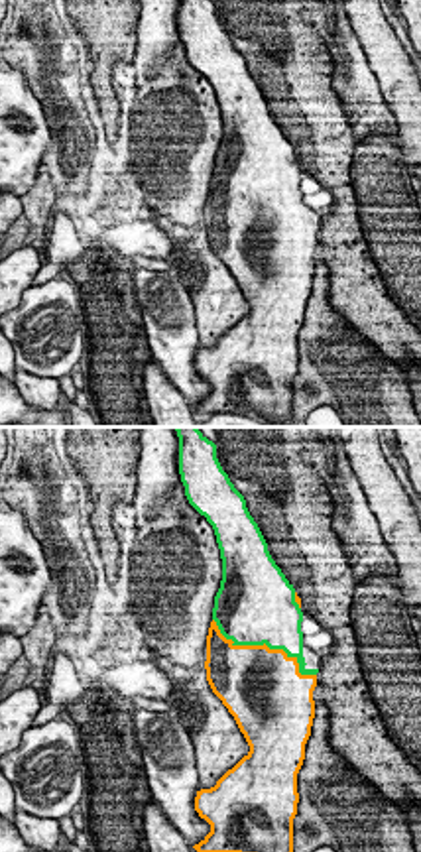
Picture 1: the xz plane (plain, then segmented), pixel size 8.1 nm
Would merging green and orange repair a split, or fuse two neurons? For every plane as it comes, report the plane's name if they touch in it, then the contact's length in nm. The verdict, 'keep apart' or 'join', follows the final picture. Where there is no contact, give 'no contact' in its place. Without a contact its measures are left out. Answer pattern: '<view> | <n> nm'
xz | 950 nm

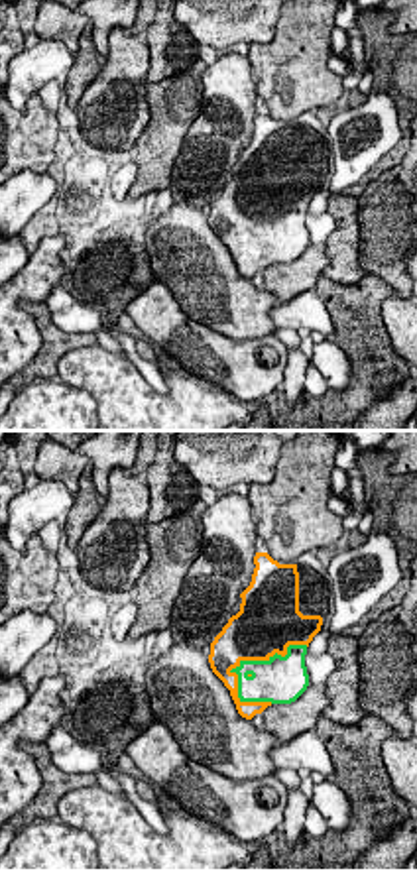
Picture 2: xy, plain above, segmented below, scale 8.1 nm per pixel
xy | 750 nm

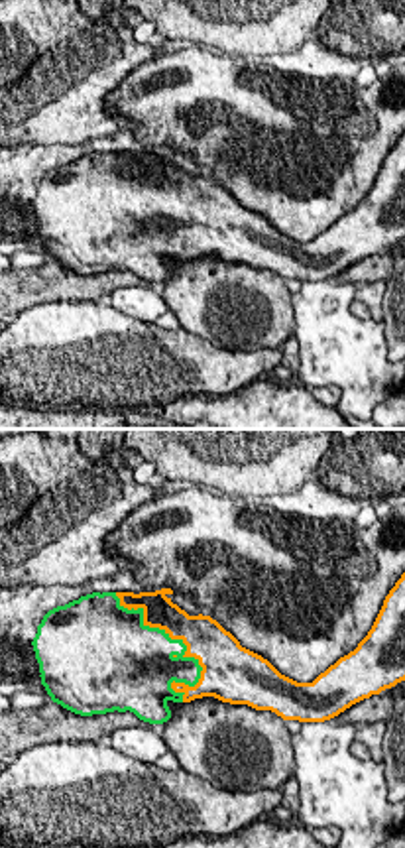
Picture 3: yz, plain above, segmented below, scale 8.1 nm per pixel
yz | 1050 nm

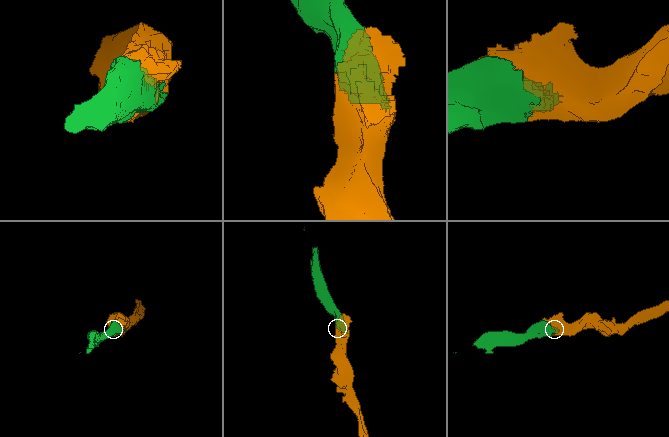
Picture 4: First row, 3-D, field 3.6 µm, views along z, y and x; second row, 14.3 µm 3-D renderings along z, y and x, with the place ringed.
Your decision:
join

